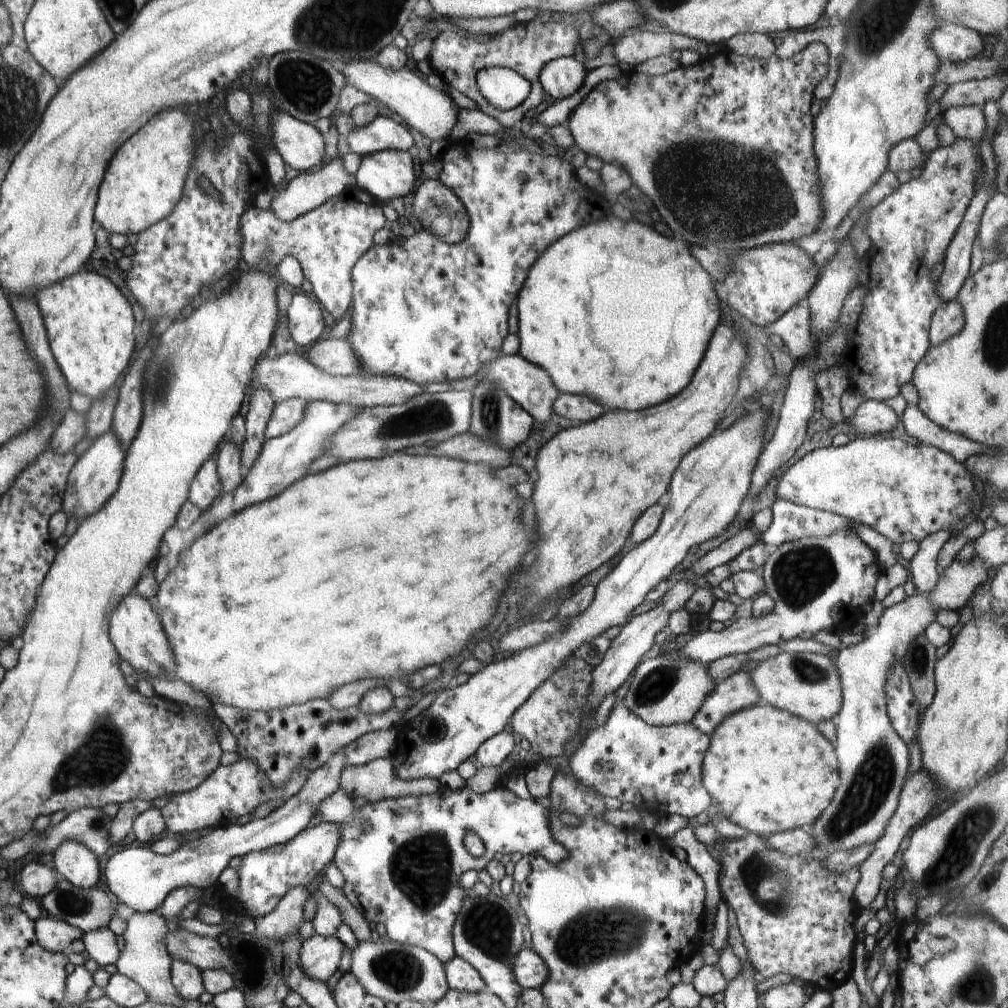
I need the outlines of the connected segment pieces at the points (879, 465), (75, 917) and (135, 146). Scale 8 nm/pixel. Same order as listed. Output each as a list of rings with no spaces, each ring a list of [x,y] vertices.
[[[889,434],[858,438],[842,447],[830,445],[813,450],[798,458],[775,484],[777,498],[842,515],[870,526],[894,544],[902,544],[910,540],[919,543],[938,530],[951,530],[953,522],[968,515],[972,510],[972,496],[976,494],[970,473],[964,463],[935,446],[912,445]]]
[[[58,873],[56,888],[40,899],[41,908],[49,917],[60,918],[72,926],[80,929],[83,933],[106,928],[113,914],[118,913],[118,900],[112,892],[106,892],[96,886],[94,892],[84,888],[76,888],[69,880]]]
[[[179,109],[154,114],[114,154],[98,190],[96,222],[109,233],[138,234],[166,218],[178,204],[194,160],[193,124]]]

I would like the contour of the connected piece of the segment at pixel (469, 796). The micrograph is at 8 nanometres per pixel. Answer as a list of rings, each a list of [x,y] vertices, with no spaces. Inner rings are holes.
[[[440,783],[435,792],[426,796],[386,798],[360,808],[353,806],[352,798],[338,787],[332,796],[320,804],[317,812],[321,823],[340,824],[340,844],[332,862],[344,876],[341,891],[345,898],[373,926],[383,924],[388,940],[427,950],[444,965],[455,956],[452,930],[462,902],[466,902],[466,898],[472,894],[471,890],[464,890],[460,886],[461,874],[484,869],[496,852],[504,854],[506,858],[514,852],[520,852],[522,856],[536,852],[554,864],[569,856],[568,850],[558,844],[550,832],[549,823],[557,815],[554,806],[546,808],[542,802],[536,802],[532,797],[524,800],[500,784],[484,794],[476,794],[467,786],[452,790]],[[470,833],[478,834],[486,848],[478,858],[471,855],[465,846],[466,834]]]

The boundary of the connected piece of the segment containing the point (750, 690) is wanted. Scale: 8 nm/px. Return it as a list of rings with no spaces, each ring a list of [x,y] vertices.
[[[740,670],[717,683],[714,692],[706,698],[691,722],[700,732],[712,736],[724,718],[758,703],[760,694],[751,673]]]

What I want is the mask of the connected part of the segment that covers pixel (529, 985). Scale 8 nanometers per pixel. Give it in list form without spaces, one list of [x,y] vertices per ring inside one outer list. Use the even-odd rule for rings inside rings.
[[[529,948],[518,951],[513,970],[514,980],[522,989],[539,989],[548,980],[550,974],[542,958]]]

